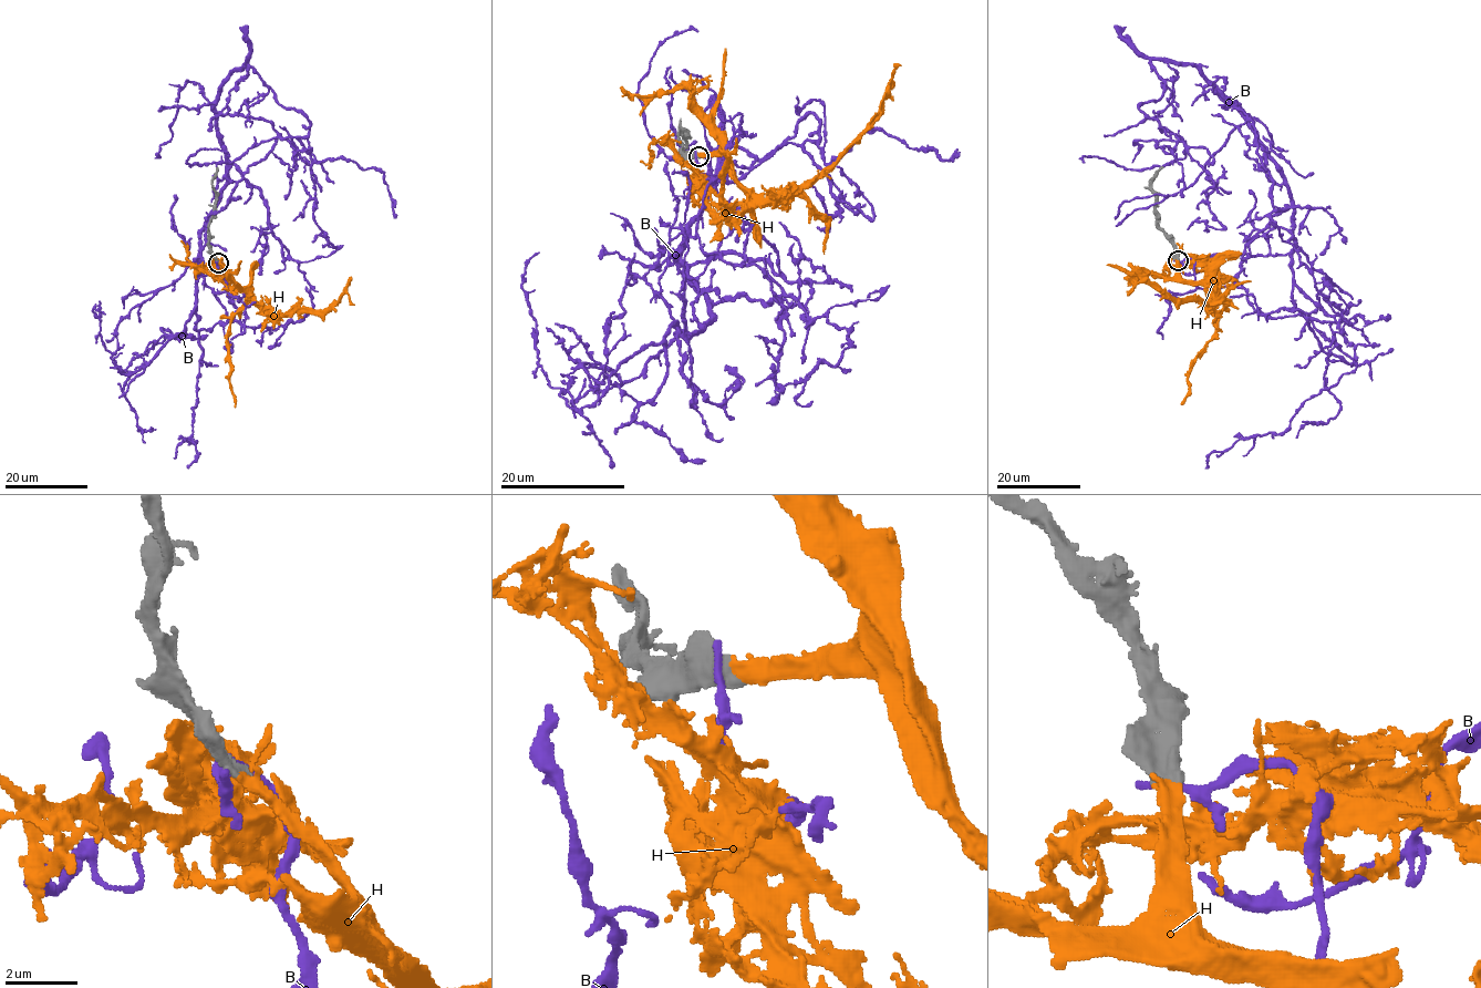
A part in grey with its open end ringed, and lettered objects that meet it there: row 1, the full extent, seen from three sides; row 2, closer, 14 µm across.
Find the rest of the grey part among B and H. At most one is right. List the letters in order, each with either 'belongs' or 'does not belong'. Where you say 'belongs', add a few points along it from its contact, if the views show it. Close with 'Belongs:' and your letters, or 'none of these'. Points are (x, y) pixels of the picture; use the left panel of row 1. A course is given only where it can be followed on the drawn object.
B: does not belong
H: belongs; course (218, 261), (251, 299), (275, 311), (286, 315), (328, 309), (347, 292), (354, 305)
Belongs: H

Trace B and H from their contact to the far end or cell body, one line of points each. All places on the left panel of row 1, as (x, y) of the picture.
B: (216, 261), (220, 294), (200, 248), (226, 181), (214, 101), (245, 63), (309, 132), (186, 161), (229, 156)
H: (218, 261), (251, 299), (275, 311), (286, 315), (328, 309), (347, 292), (354, 305)

